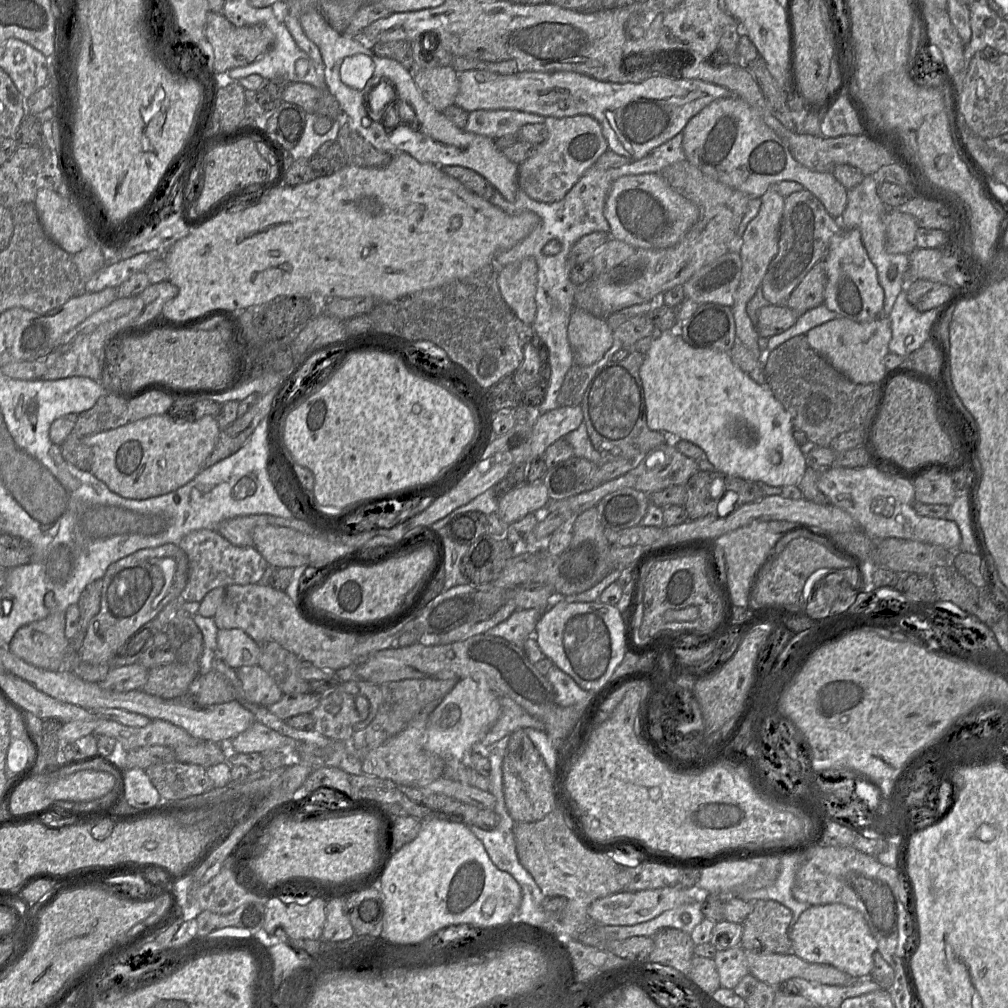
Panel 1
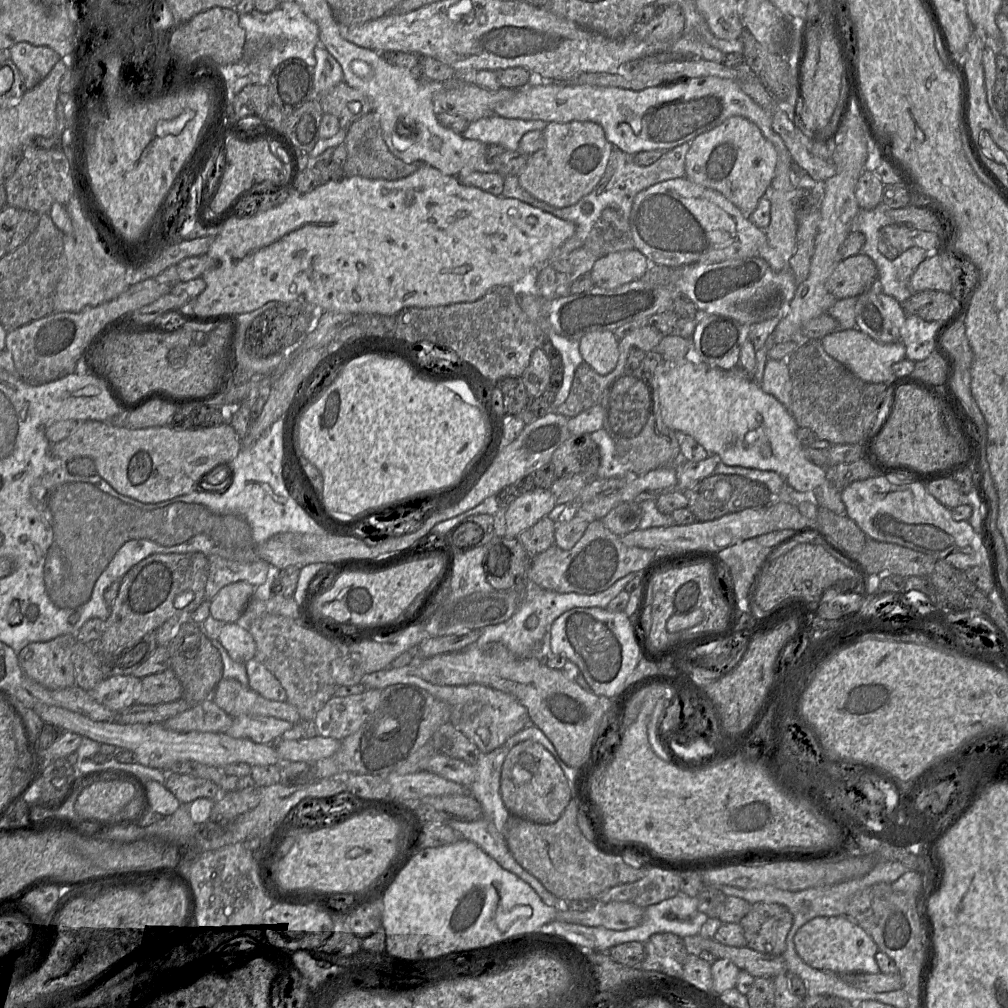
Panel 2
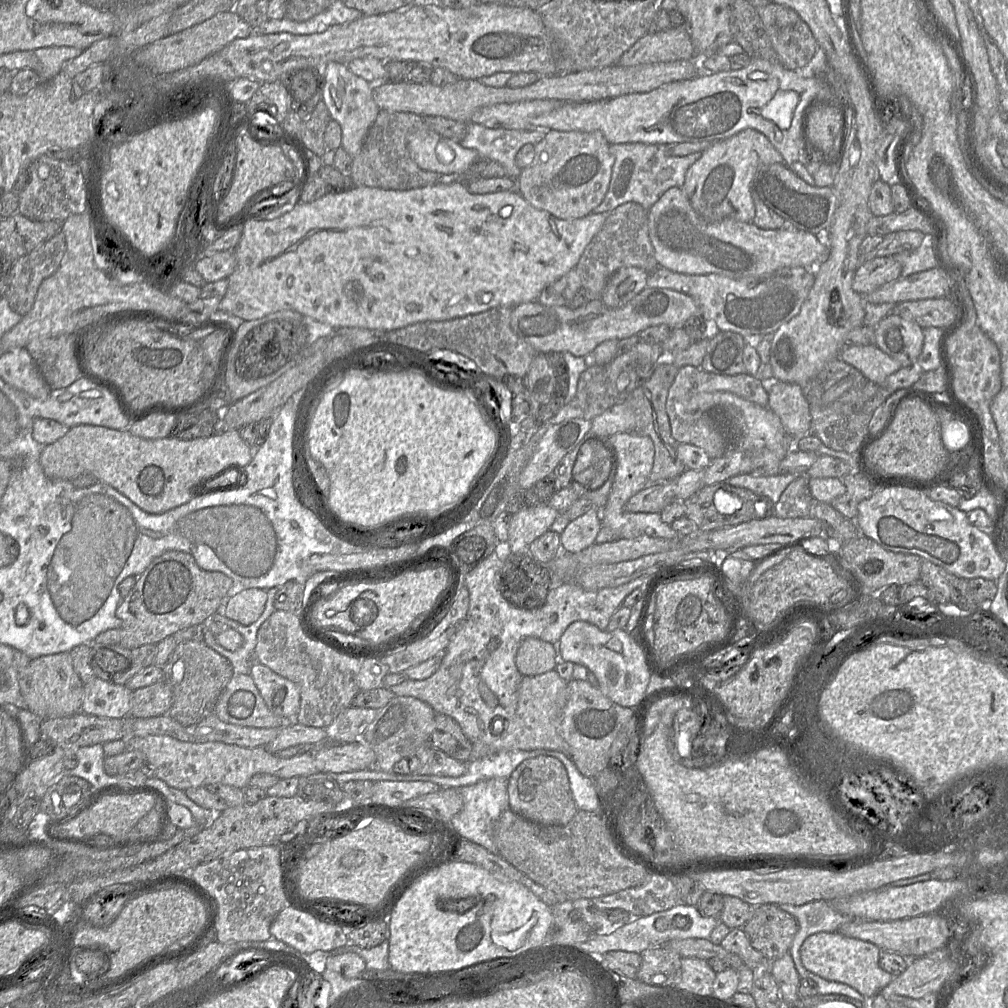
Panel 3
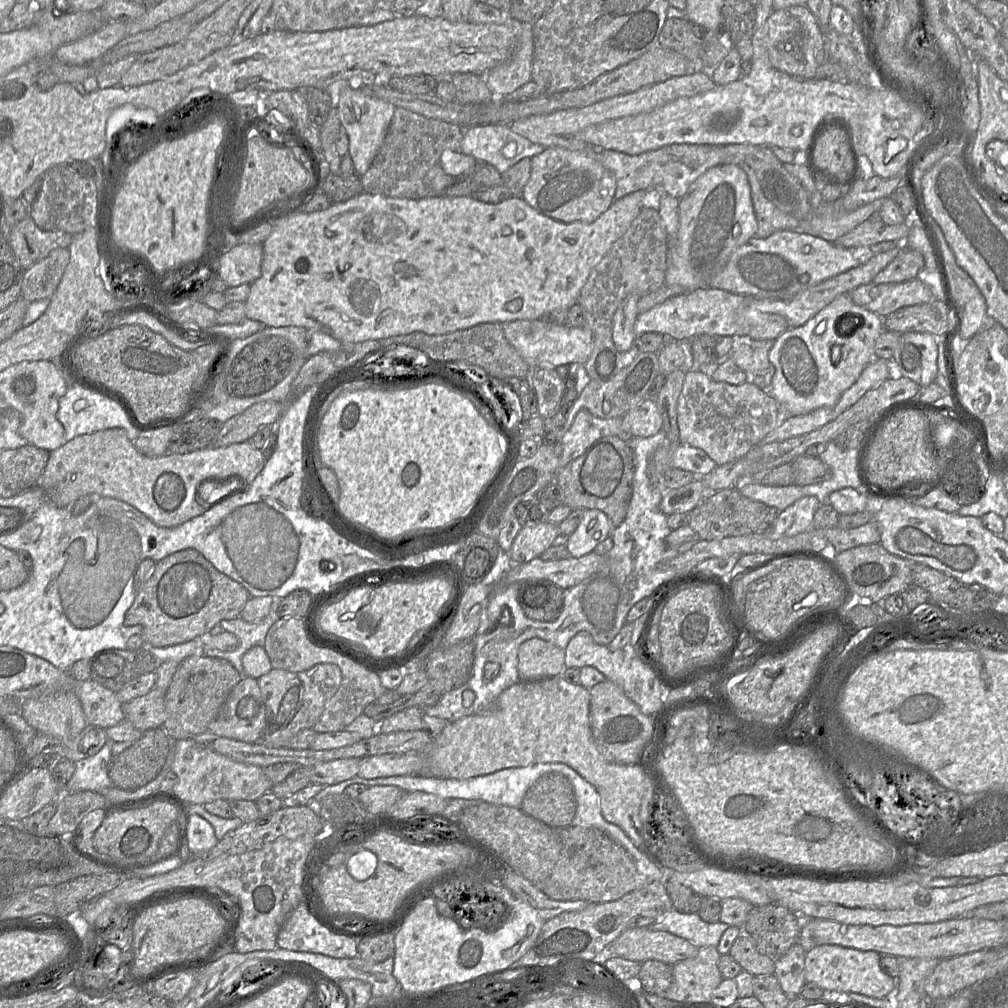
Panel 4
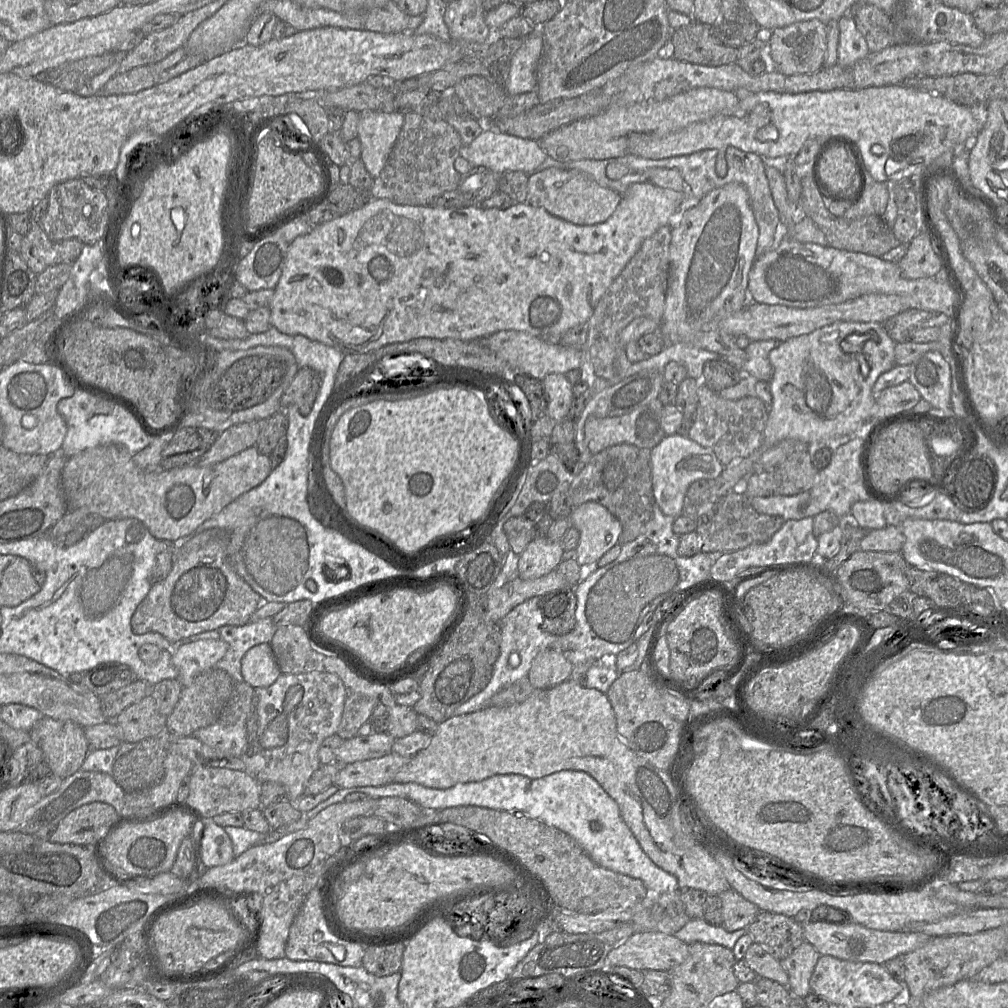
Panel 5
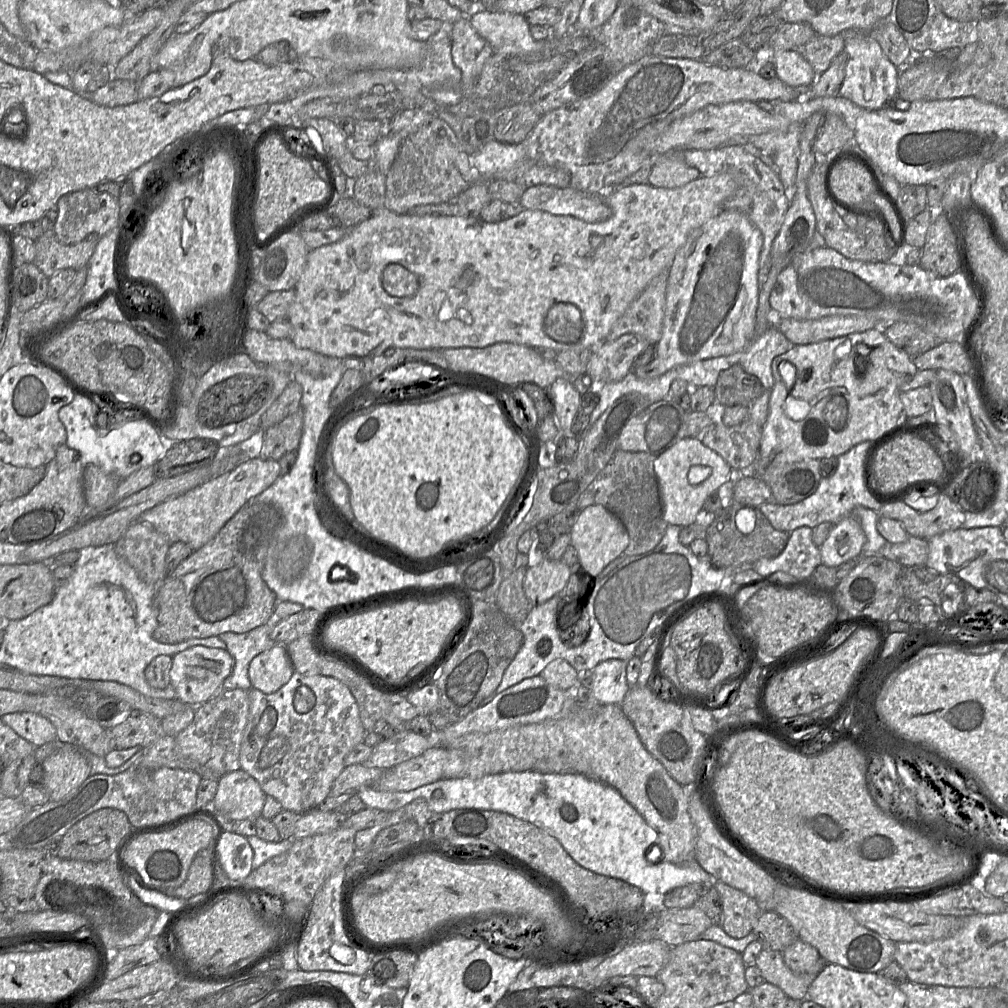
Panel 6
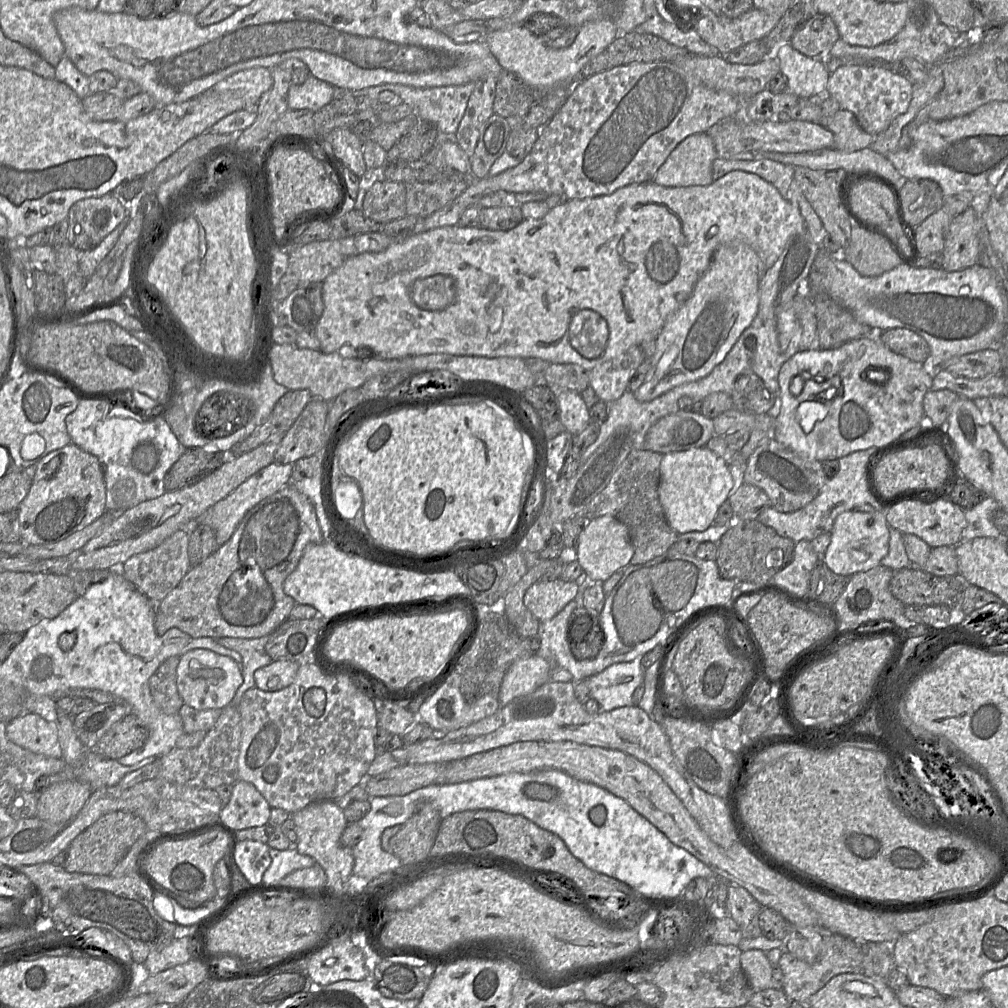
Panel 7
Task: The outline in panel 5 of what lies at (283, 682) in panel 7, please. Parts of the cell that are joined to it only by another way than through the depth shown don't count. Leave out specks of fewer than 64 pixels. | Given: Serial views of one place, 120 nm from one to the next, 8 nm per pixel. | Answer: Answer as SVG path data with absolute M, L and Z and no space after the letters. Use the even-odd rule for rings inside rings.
M270 643L250 648L241 660L243 681L253 688L268 687L281 675Z

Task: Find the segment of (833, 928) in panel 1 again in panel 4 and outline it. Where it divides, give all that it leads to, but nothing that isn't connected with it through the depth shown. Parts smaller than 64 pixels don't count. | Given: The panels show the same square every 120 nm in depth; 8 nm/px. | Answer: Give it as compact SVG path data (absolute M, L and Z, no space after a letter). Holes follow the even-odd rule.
M834 944L816 945L806 953L804 969L805 981L817 984L824 990L843 993L858 993L873 998L885 997L895 986L895 979L881 969L881 955L876 951L863 951Z

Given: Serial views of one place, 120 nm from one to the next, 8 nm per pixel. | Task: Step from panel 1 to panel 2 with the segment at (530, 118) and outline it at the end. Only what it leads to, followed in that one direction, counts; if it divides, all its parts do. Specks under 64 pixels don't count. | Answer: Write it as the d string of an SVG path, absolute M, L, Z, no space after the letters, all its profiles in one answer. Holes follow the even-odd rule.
M490 115L471 121L461 136L478 140L486 146L501 145L505 150L515 151L525 133L533 130L543 131L546 125L542 120L508 119Z

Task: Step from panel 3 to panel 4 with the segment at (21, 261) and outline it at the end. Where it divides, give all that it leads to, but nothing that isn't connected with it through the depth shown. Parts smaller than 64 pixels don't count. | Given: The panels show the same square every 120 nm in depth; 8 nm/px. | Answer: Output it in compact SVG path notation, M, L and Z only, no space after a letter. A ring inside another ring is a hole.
M57 248L26 269L23 274L21 298L28 302L49 299L57 289L69 261L69 249Z

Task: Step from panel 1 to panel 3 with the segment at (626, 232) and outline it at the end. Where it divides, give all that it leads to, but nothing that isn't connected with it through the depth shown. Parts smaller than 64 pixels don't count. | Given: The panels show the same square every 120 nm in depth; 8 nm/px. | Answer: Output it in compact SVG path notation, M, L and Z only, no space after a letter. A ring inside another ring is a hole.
M680 187L668 189L648 209L648 229L658 265L683 274L760 278L792 267L817 268L830 254L816 235L798 230L789 222L786 228L765 230L753 222L735 219L707 221L693 209Z

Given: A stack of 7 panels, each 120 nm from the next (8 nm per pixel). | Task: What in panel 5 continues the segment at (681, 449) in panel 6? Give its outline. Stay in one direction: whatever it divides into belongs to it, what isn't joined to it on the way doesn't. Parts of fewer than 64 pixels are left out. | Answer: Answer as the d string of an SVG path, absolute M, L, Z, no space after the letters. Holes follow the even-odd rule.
M685 433L666 436L649 454L655 503L664 514L673 518L682 515L685 497L692 483L714 479L724 469L724 465L711 449L699 445Z

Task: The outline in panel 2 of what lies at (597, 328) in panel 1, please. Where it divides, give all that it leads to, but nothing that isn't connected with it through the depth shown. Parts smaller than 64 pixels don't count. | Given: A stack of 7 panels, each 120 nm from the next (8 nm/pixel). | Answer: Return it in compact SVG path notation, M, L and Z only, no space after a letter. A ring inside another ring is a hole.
M597 331L584 335L579 341L583 363L600 375L611 373L618 362L618 340L610 331Z

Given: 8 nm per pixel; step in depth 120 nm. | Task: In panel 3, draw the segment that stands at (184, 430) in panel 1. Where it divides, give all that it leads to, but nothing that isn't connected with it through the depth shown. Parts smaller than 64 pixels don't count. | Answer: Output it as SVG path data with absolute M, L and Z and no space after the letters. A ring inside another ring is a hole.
M85 424L70 428L66 435L54 443L45 446L40 456L40 463L44 473L53 479L71 480L80 474L91 473L95 475L100 481L105 482L121 494L125 495L130 501L132 501L143 511L150 514L161 514L189 502L194 496L194 490L197 490L198 487L202 487L202 485L212 485L212 487L214 487L216 483L222 479L227 480L228 478L232 478L232 476L238 476L236 472L240 470L235 468L244 468L247 466L252 460L253 452L254 448L249 446L241 438L238 430L218 430L209 437L202 437L191 440L182 440L172 436L160 439L143 439L131 434L129 430L114 430L103 426Z

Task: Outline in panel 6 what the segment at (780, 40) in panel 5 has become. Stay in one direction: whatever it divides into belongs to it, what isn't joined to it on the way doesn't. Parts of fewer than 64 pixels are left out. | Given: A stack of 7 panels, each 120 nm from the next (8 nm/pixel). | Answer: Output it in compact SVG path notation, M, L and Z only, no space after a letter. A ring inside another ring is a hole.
M817 34L798 52L811 64L816 74L826 71L832 61L845 49L844 35L824 36Z

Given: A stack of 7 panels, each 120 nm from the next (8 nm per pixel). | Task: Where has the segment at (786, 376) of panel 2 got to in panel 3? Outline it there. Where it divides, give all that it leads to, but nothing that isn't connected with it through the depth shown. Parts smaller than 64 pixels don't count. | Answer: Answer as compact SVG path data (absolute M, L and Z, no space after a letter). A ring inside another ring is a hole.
M780 380L763 381L769 396L768 407L775 412L787 433L798 438L810 433L811 414L802 387Z

